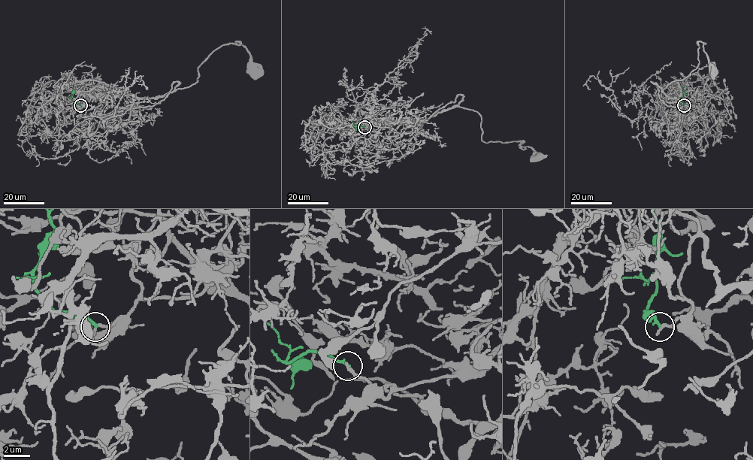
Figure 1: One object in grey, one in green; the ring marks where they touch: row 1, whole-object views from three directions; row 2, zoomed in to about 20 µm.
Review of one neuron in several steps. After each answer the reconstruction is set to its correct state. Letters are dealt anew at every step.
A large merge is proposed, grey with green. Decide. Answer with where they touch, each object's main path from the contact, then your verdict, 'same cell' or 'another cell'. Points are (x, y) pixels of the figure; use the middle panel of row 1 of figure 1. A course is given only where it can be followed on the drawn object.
(364, 127) | grey via (364, 128), (415, 125), (461, 107), (480, 115), (482, 140), (524, 141), (520, 145), (539, 156) | green via (364, 127), (355, 126), (358, 128) | another cell

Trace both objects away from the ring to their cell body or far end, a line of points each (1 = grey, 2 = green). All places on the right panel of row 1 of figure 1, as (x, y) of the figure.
1: (684, 105), (688, 102), (678, 87), (678, 98), (663, 89), (697, 66), (699, 41), (712, 71)
2: (683, 105), (681, 102), (684, 86)

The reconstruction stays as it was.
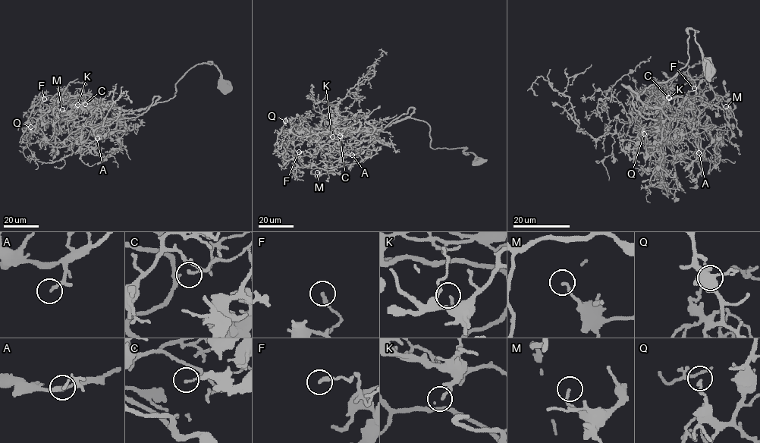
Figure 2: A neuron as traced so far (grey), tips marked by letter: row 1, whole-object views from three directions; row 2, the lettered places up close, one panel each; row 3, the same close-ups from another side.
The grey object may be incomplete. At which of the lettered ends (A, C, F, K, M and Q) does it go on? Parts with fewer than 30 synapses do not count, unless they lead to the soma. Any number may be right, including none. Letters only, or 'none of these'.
A

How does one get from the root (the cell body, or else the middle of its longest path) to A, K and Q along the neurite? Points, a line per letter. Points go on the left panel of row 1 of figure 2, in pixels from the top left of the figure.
A: (225, 87), (212, 61), (196, 64), (175, 84), (172, 98), (107, 117), (97, 138)
K: (225, 87), (209, 61), (192, 67), (175, 84), (172, 98), (144, 108), (122, 110), (92, 97), (77, 105)
Q: (225, 87), (212, 61), (198, 64), (168, 100), (126, 110), (87, 95), (67, 96), (30, 127)

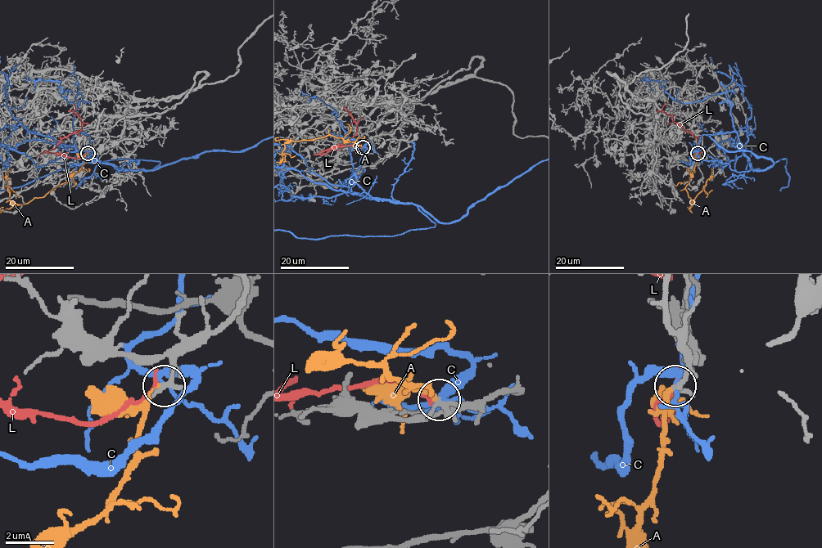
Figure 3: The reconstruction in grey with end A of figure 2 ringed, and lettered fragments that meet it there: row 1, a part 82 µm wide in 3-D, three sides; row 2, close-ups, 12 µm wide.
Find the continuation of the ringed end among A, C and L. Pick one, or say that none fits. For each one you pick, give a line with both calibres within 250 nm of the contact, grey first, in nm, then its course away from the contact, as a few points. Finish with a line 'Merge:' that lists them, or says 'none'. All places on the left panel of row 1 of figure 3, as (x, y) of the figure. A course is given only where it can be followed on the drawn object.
A: 190/220 nm | via (87, 153), (83, 164), (65, 181), (24, 204), (14, 204), (10, 199), (7, 173), (11, 168)
Merge: A

